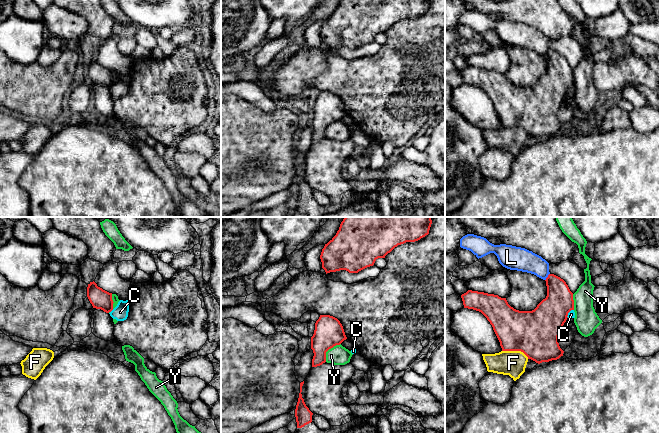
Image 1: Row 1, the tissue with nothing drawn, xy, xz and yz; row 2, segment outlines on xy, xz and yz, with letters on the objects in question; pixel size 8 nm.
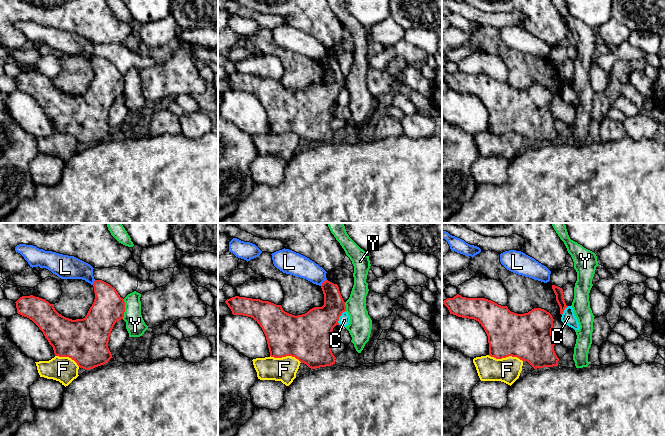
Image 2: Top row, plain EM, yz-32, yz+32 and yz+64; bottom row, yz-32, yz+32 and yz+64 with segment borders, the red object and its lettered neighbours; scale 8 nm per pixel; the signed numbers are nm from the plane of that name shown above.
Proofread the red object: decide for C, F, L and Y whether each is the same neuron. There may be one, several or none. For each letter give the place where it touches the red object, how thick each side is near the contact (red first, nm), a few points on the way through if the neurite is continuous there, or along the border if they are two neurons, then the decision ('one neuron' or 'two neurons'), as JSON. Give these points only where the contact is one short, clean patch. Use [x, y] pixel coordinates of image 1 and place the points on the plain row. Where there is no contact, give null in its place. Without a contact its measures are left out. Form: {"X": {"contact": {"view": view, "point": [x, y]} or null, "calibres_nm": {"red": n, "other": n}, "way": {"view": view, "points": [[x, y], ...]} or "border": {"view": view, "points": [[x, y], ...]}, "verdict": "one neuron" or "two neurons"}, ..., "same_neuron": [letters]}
{"C": {"contact": {"view": "xy", "point": [111, 86]}, "calibres_nm": {"red": 160, "other": 120}, "border": {"view": "xy", "points": [[113, 85], [110, 88]]}, "verdict": "two neurons"}, "F": {"contact": {"view": "yz", "point": [515, 126]}, "calibres_nm": {"red": 360, "other": 200}, "verdict": "two neurons"}, "L": {"contact": {"view": "yz", "point": [547, 53]}, "calibres_nm": {"red": 220, "other": 180}, "border": {"view": "yz", "points": [[549, 49], [545, 56]]}, "verdict": "two neurons"}, "Y": {"contact": {"view": "xz", "point": [328, 125]}, "calibres_nm": {"red": 240, "other": 160}, "border": {"view": "xz", "points": [[340, 119], [331, 123], [326, 128], [325, 137]]}, "verdict": "two neurons"}, "same_neuron": []}

